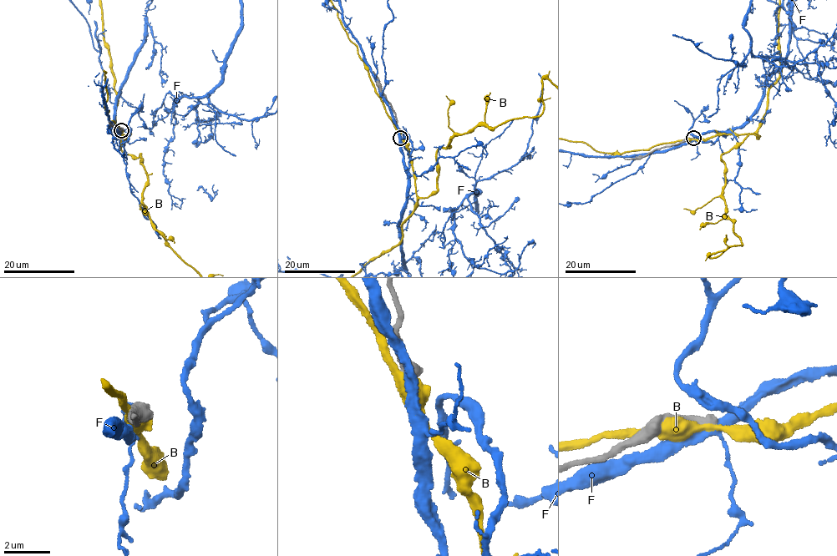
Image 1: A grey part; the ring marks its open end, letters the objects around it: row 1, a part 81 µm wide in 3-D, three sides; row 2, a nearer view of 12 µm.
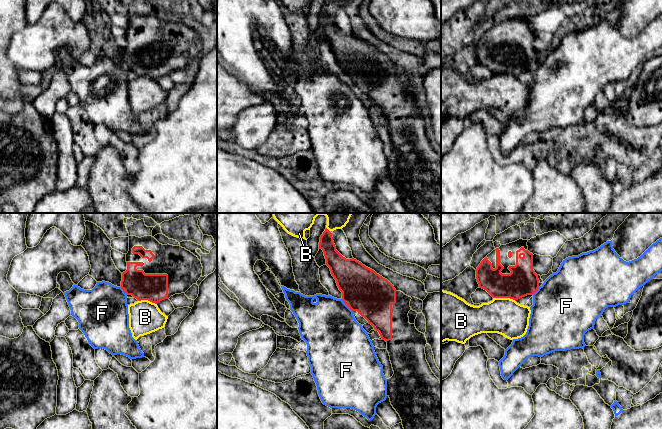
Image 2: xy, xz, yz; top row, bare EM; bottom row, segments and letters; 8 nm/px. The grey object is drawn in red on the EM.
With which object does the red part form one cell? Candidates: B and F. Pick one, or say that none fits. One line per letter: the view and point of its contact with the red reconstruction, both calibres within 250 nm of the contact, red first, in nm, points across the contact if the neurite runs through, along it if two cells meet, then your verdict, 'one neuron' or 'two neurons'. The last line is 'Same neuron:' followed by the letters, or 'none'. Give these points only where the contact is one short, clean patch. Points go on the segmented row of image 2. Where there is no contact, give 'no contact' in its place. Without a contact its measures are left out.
B: meets red in yz at (504, 297); 240 nm thick on the red side, 300 nm on the other; two neurons
F: meets red in xz at (347, 305); 360 nm thick on the red side, 440 nm on the other; border along xz (341, 299), (352, 311); two neurons
Same neuron: none

